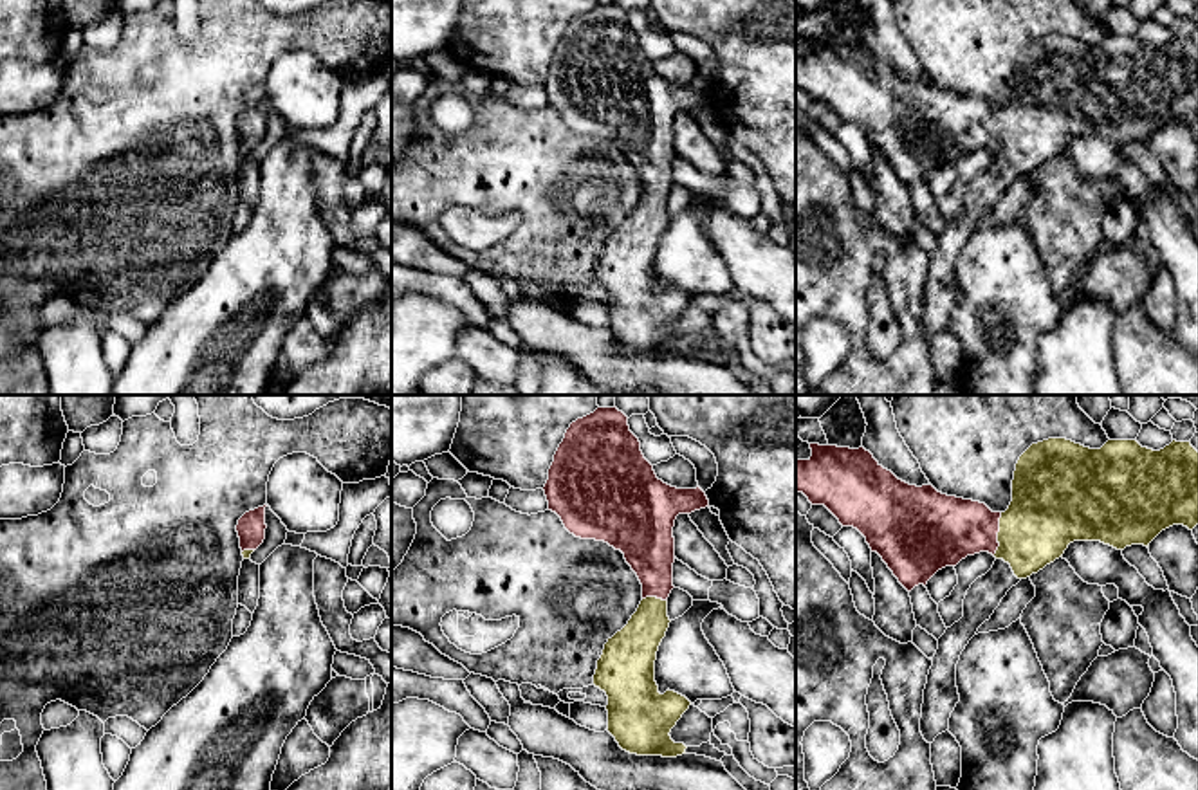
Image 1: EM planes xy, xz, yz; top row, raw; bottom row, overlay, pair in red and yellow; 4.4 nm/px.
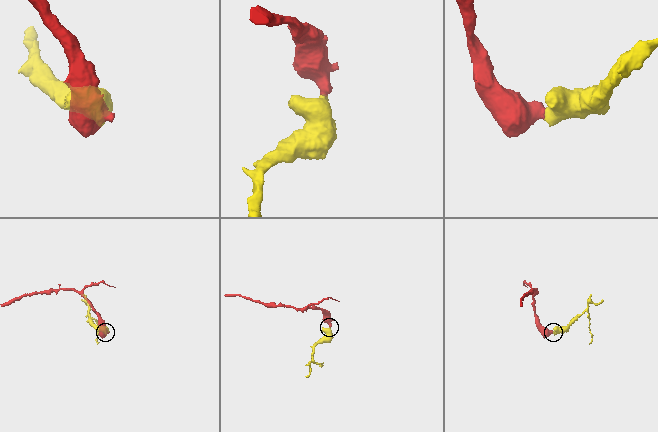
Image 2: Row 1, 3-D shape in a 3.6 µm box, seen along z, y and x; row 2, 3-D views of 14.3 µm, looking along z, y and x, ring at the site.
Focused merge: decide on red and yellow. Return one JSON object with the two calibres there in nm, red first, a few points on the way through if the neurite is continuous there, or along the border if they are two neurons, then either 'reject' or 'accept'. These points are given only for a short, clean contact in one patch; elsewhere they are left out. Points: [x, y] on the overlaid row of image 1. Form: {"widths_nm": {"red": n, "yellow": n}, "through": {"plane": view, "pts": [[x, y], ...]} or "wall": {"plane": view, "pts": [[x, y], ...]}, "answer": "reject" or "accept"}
{"widths_nm": {"red": 320, "yellow": 340}, "through": {"plane": "yz", "pts": [[940, 531], [996, 534], [1025, 534], [1047, 513]]}, "answer": "accept"}

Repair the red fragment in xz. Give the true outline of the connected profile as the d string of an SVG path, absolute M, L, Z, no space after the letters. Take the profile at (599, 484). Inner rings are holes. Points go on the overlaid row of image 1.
M615 406L570 424L543 491L570 534L621 550L642 584L637 611L608 638L594 675L608 696L608 732L630 754L686 754L669 732L691 702L669 689L659 693L655 660L671 622L675 519L709 507L705 492L659 480Z

